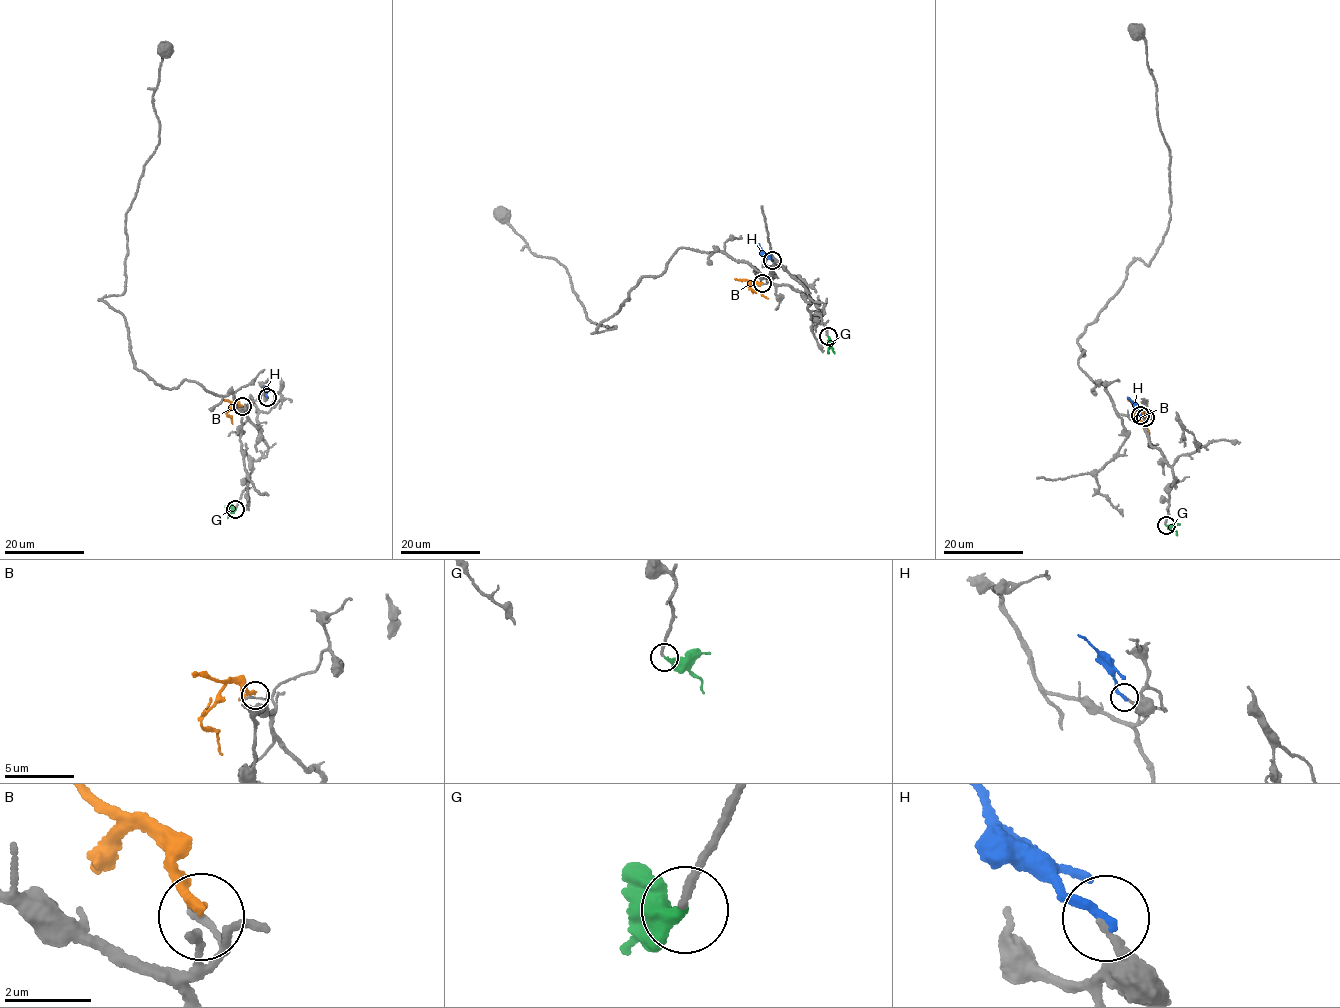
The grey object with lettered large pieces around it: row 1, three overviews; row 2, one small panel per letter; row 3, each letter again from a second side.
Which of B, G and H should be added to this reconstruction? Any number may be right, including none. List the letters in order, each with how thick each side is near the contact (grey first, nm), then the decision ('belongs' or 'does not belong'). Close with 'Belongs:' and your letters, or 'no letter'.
B: 160 nm thick on the grey side, 200 nm on the other; does not belong
G: 180 nm thick on the grey side, 260 nm on the other; belongs
H: 170 nm thick on the grey side, 240 nm on the other; does not belong
Belongs: G

